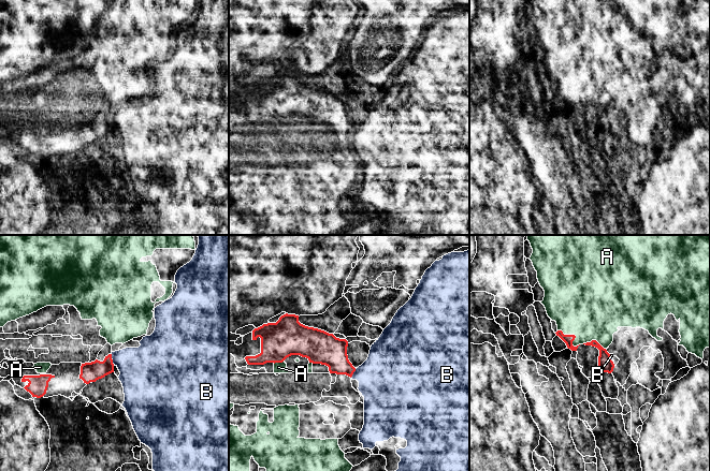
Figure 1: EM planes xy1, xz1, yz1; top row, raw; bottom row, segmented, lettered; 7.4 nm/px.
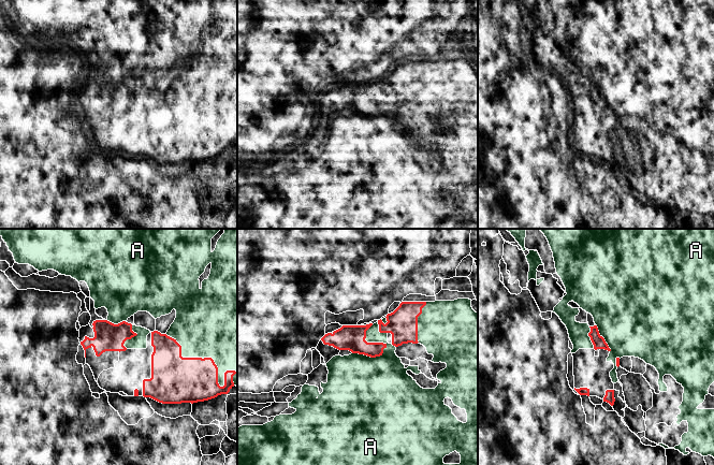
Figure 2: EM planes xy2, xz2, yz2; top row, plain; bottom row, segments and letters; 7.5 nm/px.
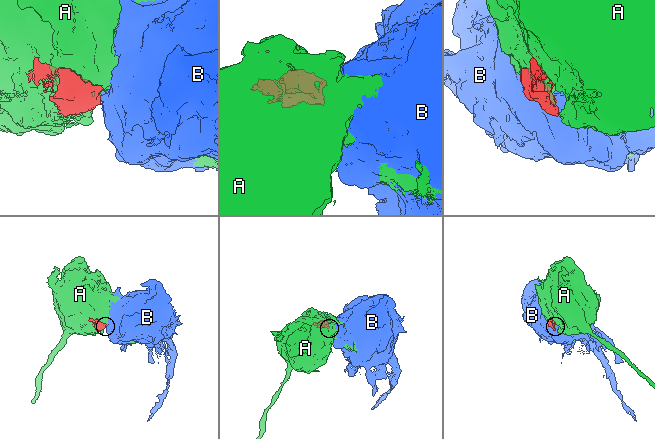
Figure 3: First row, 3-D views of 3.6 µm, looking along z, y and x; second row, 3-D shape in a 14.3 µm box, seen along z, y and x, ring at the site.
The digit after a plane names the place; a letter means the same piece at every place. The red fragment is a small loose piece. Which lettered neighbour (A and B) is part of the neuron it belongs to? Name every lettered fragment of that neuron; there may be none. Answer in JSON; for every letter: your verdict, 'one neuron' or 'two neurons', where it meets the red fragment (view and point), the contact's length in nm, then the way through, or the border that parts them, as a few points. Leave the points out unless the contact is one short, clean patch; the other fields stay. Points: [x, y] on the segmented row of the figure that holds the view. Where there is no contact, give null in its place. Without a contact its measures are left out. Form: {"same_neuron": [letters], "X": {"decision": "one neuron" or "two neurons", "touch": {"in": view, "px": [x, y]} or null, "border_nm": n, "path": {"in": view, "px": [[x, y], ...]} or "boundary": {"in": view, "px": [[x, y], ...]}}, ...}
{"same_neuron": ["A"], "A": {"decision": "one neuron", "touch": {"in": "xy2", "px": [215, 364]}, "border_nm": 650}, "B": {"decision": "two neurons", "touch": {"in": "xy1", "px": [112, 359]}, "border_nm": 80, "boundary": {"in": "xy1", "px": [[111, 354], [114, 364]]}}}

